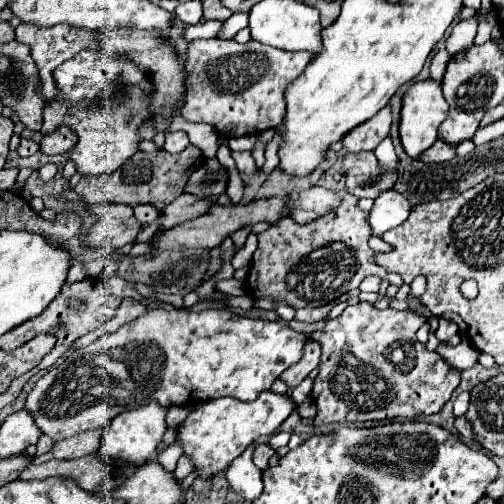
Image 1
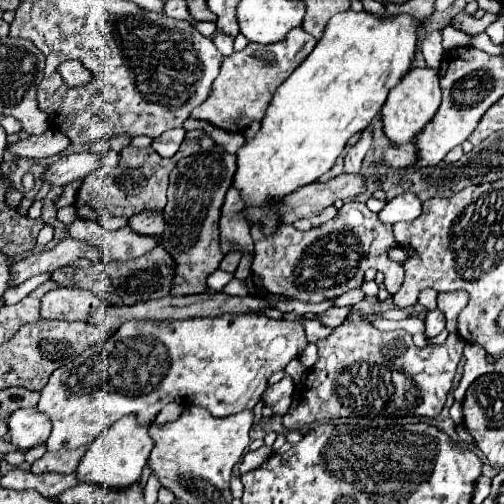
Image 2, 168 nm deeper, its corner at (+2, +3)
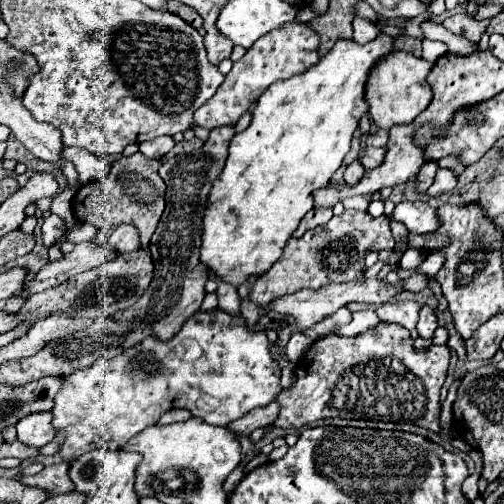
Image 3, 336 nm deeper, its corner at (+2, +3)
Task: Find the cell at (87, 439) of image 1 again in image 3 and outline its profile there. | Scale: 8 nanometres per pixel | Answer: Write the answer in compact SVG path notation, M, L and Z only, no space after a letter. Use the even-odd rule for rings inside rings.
M68 462L50 464L50 466L44 466L44 470L34 474L34 476L20 476L20 480L26 486L46 488L52 496L58 496L58 494L74 490L74 484L72 484L72 480L68 476L68 470L70 470Z

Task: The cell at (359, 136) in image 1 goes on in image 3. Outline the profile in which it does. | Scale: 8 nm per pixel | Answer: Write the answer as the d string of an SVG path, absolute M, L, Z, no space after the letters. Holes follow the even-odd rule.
M354 160L352 164L346 166L346 170L344 170L344 180L346 180L348 184L356 184L356 182L362 178L362 174L364 174L362 164L358 164L358 160Z

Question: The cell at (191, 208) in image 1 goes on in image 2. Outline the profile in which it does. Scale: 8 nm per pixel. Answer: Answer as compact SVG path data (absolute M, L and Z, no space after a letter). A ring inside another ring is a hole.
M142 212L128 220L132 232L142 236L156 236L162 232L162 212Z

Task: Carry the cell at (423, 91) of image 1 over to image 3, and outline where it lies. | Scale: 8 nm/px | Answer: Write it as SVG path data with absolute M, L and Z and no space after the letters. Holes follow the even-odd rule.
M392 52L378 62L378 66L370 72L366 84L366 102L370 106L370 116L382 130L390 130L398 124L410 124L424 108L430 104L432 90L426 84L426 76L430 74L432 64L424 58L416 58L410 52Z

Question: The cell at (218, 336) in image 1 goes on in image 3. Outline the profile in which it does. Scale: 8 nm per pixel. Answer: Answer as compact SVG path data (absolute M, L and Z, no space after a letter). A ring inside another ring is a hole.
M210 310L190 316L190 320L186 320L186 324L180 328L178 336L170 340L146 338L140 342L136 352L124 350L116 358L96 360L92 366L64 376L52 408L54 430L64 434L58 456L66 462L74 462L78 456L94 448L122 448L122 444L144 428L154 426L158 418L172 408L186 408L194 416L202 416L212 426L232 424L252 408L266 406L278 396L278 392L282 392L280 366L272 358L270 348L272 342L266 338L266 334L250 330L242 316L232 318L222 310Z

